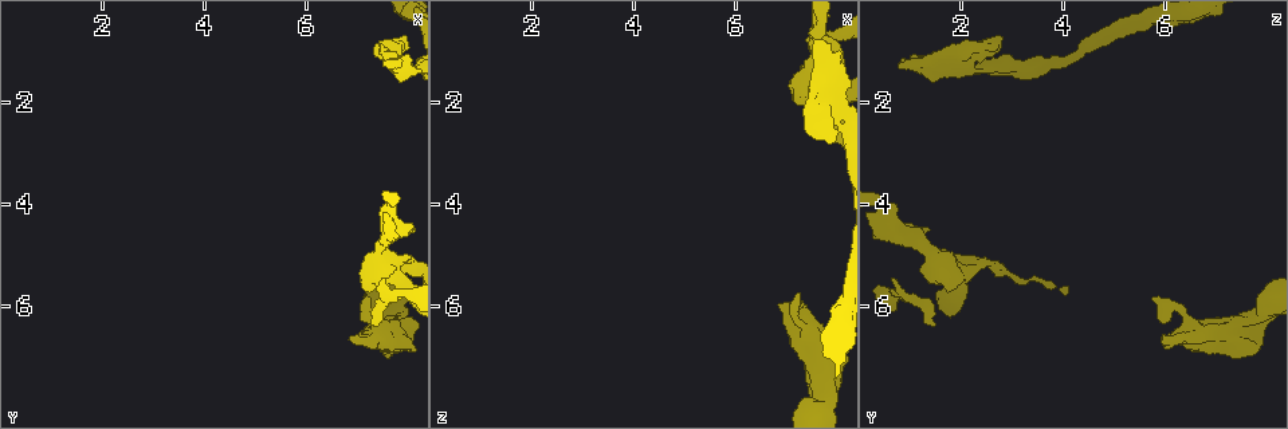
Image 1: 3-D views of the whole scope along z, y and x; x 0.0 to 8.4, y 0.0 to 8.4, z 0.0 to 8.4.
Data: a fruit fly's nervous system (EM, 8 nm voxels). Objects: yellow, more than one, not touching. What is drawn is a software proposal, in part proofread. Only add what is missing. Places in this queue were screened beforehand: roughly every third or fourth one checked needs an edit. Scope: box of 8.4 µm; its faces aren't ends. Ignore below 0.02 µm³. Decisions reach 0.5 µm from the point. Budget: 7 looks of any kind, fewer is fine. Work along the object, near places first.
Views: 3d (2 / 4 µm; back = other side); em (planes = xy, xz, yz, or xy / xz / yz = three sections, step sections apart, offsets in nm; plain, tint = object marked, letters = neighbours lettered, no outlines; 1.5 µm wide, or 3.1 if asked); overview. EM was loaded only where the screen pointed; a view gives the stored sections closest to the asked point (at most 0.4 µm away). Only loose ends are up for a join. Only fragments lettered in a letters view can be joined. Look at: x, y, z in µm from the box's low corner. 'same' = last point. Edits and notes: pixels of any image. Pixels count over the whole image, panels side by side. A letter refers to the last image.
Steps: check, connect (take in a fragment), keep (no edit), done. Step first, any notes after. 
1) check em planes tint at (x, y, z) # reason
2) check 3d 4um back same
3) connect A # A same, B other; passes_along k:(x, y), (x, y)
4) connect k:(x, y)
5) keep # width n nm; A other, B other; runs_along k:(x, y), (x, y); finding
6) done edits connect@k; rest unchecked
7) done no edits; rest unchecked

check em yz step 8 tint at (7.30, 6.30, 1.40) # thin end

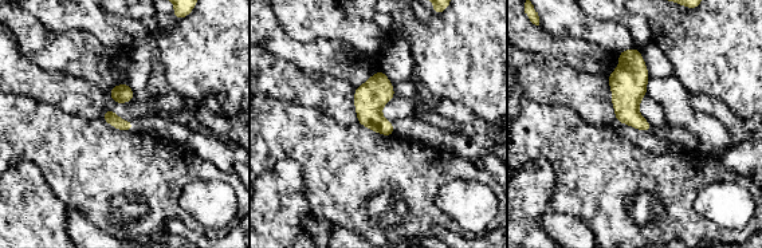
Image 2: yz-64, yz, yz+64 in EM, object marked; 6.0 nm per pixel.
check em planes letters same

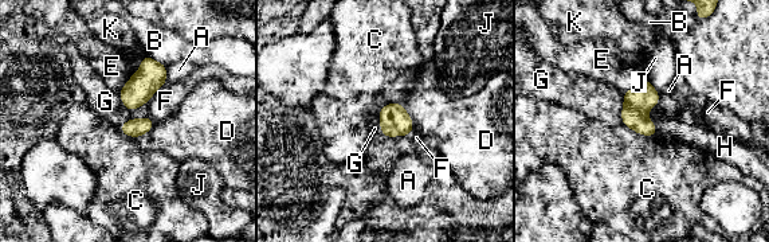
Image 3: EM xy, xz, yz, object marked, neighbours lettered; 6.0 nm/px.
connect H # longest_contact J 280 nm; A other, B other, C other, D other, E other, F other, G other, H same, J other, K other; it goes on there

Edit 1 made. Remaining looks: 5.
check overview

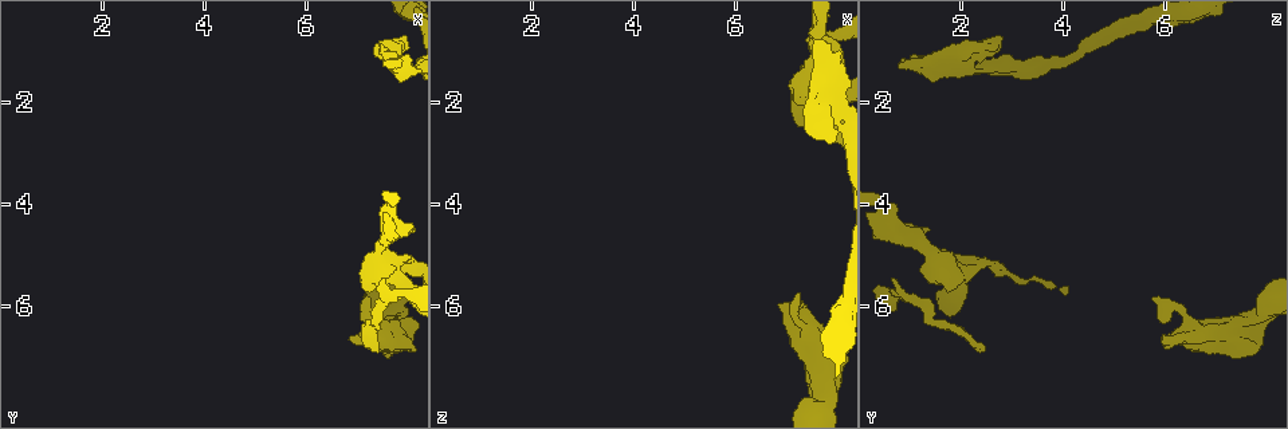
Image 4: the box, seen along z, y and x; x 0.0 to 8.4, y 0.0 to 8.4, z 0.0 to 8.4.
check em 3.1um planes letters at (6.80, 6.60, 5.95) # branch stops here

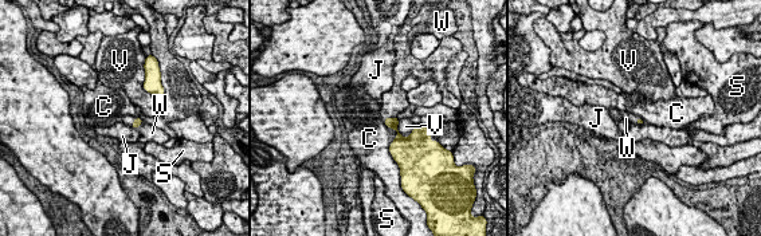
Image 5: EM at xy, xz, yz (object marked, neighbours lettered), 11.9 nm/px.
connect W # C other, J other, S other, V other, W same; passes_along 5:(391, 122), (389, 118), (395, 101); it goes on there

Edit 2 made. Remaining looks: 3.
check 3d 2um at (7.85, 0.70, 2.75) # branch stops here

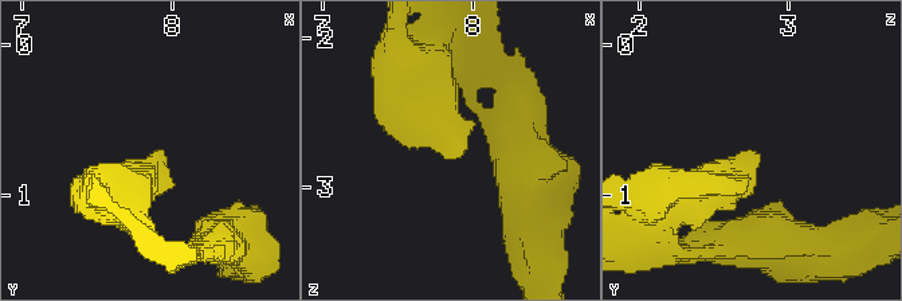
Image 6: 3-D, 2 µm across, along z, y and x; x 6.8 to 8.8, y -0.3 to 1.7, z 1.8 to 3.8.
check em planes tint at (7.90, 0.70, 2.76) # need the tissue

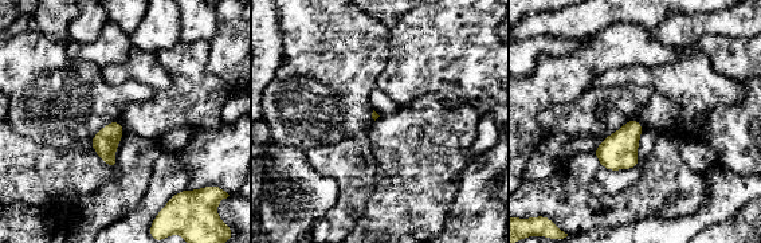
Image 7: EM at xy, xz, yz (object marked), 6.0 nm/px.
check em planes letters same # see the neighbours

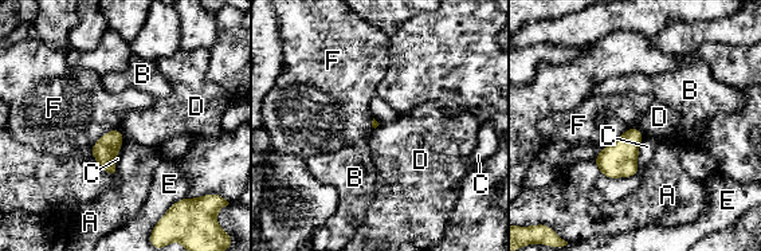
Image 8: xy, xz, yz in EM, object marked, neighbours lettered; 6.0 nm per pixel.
keep # A other, B other, C other, D other, E other, F other; border 8:(117, 126), (108, 130), (89, 146); none of them fits

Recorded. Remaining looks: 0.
done edits connect@3, connect@5; rest unchecked

